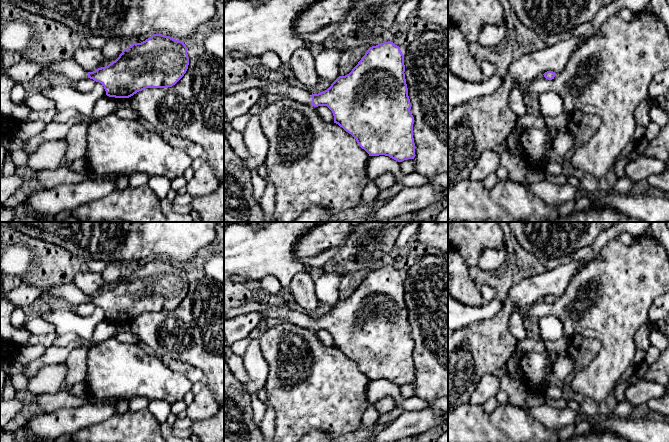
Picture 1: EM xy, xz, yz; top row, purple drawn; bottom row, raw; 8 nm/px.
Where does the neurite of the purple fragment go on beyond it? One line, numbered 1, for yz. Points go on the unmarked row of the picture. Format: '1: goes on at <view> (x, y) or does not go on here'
1: does not go on here

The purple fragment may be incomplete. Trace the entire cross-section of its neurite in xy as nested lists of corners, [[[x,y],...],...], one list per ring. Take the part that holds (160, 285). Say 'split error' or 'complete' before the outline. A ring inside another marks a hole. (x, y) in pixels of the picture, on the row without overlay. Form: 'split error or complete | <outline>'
split error | [[[153,258],[141,267],[131,268],[115,285],[93,296],[84,294],[74,283],[48,289],[21,284],[2,293],[0,300],[7,299],[25,310],[43,296],[55,297],[74,306],[90,302],[104,310],[107,320],[129,322],[146,312],[175,309],[188,293],[187,273],[183,265]]]

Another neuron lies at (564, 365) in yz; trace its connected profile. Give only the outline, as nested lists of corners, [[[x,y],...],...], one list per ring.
[[[566,351],[558,354],[556,362],[551,370],[553,381],[560,384],[566,377],[574,370],[574,360],[571,355]]]

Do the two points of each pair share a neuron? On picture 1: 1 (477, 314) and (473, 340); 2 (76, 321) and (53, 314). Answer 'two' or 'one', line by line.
1: two
2: one

